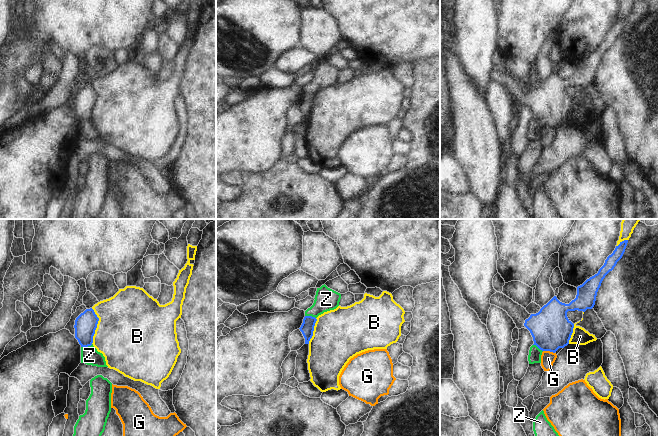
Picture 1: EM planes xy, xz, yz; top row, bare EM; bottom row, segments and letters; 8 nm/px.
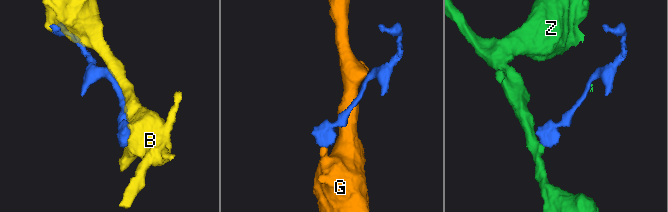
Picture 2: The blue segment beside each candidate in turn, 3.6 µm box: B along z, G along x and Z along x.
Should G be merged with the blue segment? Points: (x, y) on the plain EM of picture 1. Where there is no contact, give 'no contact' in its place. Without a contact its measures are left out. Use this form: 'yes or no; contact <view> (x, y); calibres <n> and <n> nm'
no; contact yz (549, 126); calibres 320 and 110 nm

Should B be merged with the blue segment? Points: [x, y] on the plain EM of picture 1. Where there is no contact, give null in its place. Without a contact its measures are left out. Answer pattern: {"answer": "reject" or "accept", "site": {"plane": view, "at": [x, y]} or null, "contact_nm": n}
{"answer": "reject", "site": {"plane": "xy", "at": [96, 102]}, "contact_nm": 280}

